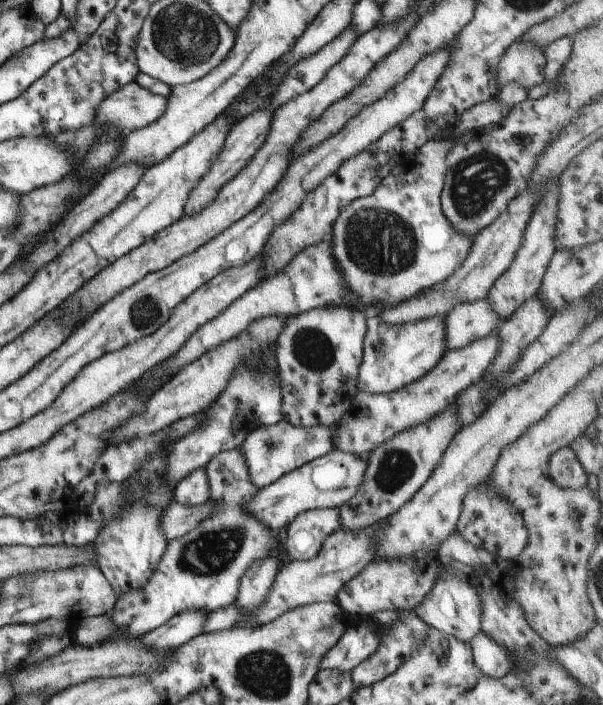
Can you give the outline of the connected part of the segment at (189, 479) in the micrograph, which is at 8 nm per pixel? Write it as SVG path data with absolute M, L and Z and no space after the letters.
M195 468L173 489L173 501L183 506L199 506L209 499L209 484L204 468Z

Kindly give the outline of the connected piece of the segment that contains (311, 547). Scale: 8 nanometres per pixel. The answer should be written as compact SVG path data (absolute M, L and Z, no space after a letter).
M336 508L310 509L299 514L281 533L283 559L314 558L322 543L339 529Z

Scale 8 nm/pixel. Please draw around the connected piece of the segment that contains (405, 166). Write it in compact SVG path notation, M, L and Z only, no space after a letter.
M457 137L429 140L417 152L410 156L404 155L406 161L394 165L372 194L349 202L339 212L330 233L333 236L331 256L343 270L343 282L359 300L359 304L377 300L383 304L398 304L408 300L446 280L467 258L473 237L461 234L461 230L443 216L441 206L441 191L446 174L444 159L455 140Z

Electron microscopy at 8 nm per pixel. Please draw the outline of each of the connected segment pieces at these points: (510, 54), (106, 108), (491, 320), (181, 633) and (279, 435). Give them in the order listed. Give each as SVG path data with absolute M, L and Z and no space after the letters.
M516 41L507 46L495 68L495 86L511 82L523 90L540 85L545 80L544 48Z
M131 82L99 102L94 125L113 124L125 133L139 130L157 122L163 116L165 104L165 98Z
M487 298L461 302L451 308L443 319L443 348L456 350L473 340L483 338L501 326L501 318L489 308Z
M183 610L162 626L141 636L141 642L153 650L176 648L201 633L205 618L207 618L205 610Z
M282 419L276 424L262 425L252 429L239 446L239 450L243 452L243 462L247 466L247 478L249 478L251 486L263 489L285 474L335 450L333 440L335 440L337 428L339 428L339 422L325 427L319 426L319 424L301 427L292 426Z

